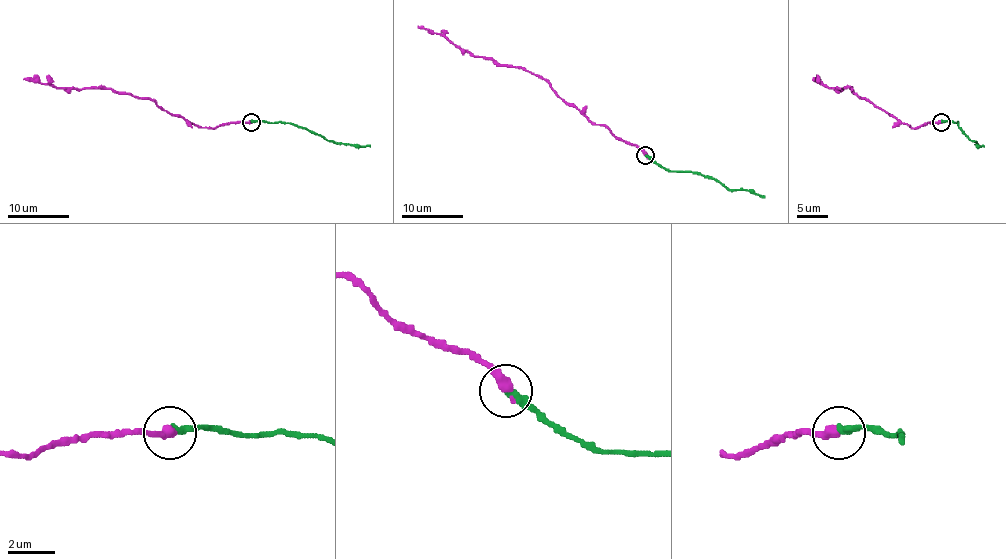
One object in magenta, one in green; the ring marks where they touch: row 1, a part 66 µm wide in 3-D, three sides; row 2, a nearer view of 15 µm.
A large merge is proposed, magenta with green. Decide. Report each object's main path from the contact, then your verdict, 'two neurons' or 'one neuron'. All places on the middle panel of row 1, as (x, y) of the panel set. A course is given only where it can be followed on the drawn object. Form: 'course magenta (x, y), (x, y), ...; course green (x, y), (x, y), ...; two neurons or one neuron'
course magenta (645, 155), (602, 125), (593, 125), (543, 78), (522, 68), (497, 65), (462, 51), (445, 37), (417, 26); course green (645, 155), (669, 171), (691, 171), (714, 178), (729, 189), (746, 189), (765, 195); one neuron

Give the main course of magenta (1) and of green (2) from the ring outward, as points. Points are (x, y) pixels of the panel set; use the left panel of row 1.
1: (250, 121), (198, 128), (180, 115), (172, 115), (149, 98), (100, 88), (67, 89), (23, 78)
2: (250, 121), (296, 125), (335, 143), (370, 145)

